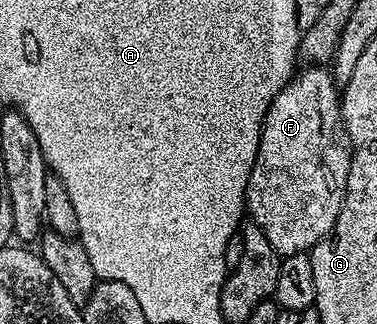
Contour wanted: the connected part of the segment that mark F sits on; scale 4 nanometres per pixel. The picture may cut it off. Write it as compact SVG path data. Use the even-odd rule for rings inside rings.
M310 65L306 67L307 71L299 70L297 74L291 78L286 87L279 93L272 105L268 109L266 119L262 122L262 136L260 137L260 145L256 153L256 161L252 165L252 173L248 177L248 185L246 186L246 205L245 210L252 218L253 226L258 227L264 233L264 237L268 237L268 245L272 245L272 249L276 249L278 254L285 257L288 255L301 255L310 252L316 244L322 239L327 238L334 230L334 222L338 220L338 214L342 211L342 205L346 201L346 178L350 172L351 152L348 150L345 142L338 143L338 135L340 139L340 124L342 123L342 108L340 106L340 87L334 82L334 76L325 66Z

